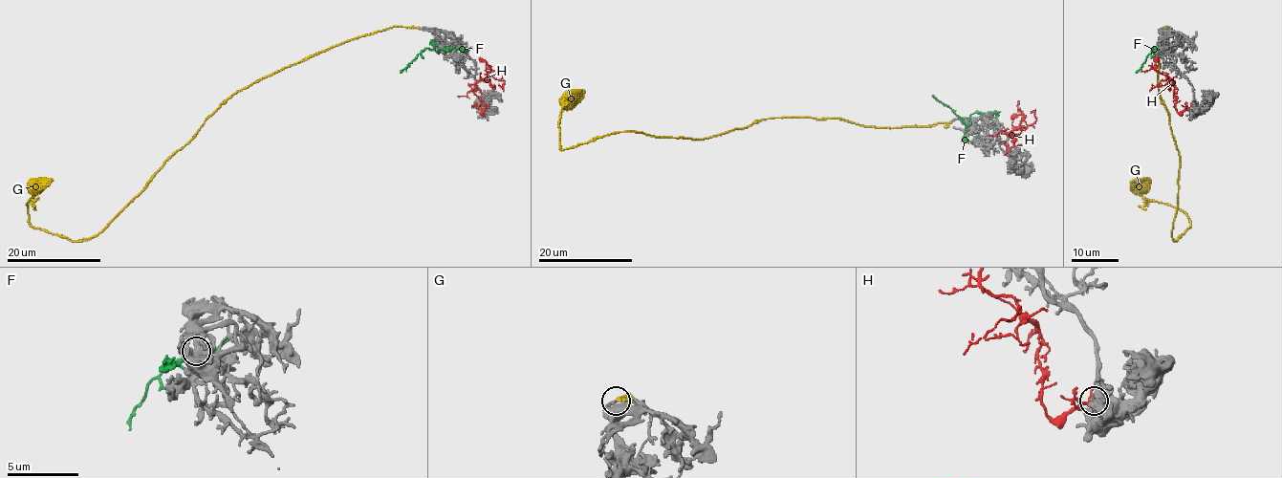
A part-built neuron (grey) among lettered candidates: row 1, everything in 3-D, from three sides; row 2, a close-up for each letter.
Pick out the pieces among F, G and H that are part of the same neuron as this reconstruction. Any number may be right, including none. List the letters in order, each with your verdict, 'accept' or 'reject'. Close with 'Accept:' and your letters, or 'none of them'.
F: reject
G: accept
H: reject
Accept: G

